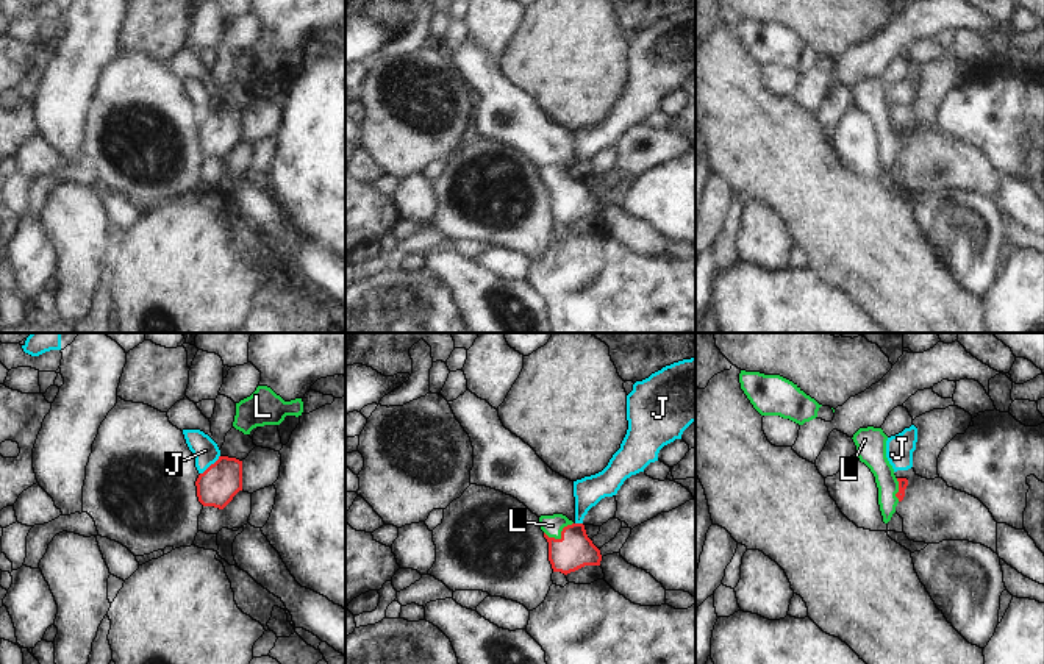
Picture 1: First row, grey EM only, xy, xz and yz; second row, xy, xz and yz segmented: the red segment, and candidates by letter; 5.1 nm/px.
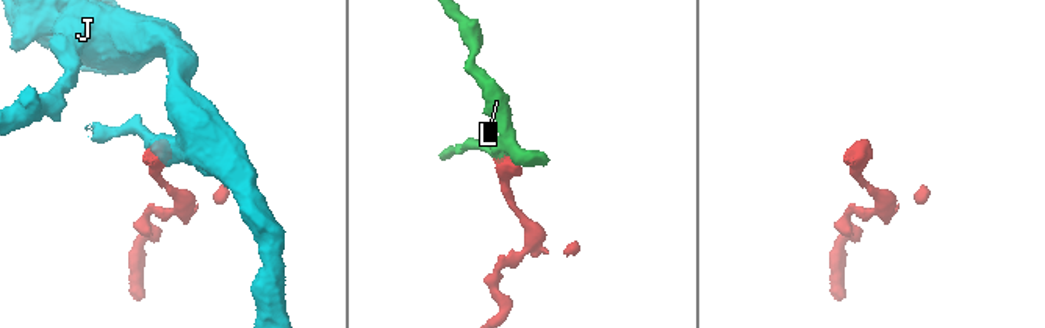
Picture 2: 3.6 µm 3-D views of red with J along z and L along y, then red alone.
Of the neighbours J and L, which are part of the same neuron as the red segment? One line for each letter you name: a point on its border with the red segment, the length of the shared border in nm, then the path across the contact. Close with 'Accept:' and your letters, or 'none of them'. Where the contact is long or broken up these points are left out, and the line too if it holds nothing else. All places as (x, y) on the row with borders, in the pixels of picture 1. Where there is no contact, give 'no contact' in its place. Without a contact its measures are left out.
L: xz (561, 536) | 160 nm | across xz (574, 550), (561, 536), (552, 525)
Accept: L

